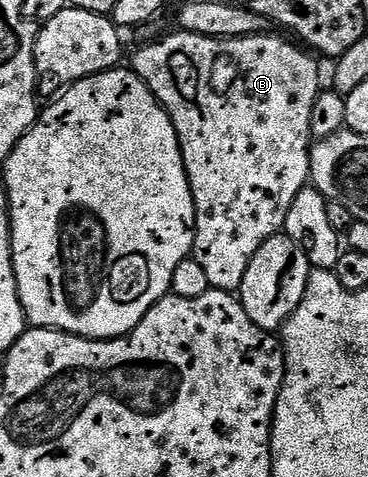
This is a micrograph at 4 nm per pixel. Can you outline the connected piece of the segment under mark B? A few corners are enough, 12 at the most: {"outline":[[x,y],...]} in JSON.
{"outline":[[275,32],[135,54],[238,291],[311,177],[321,89]]}

